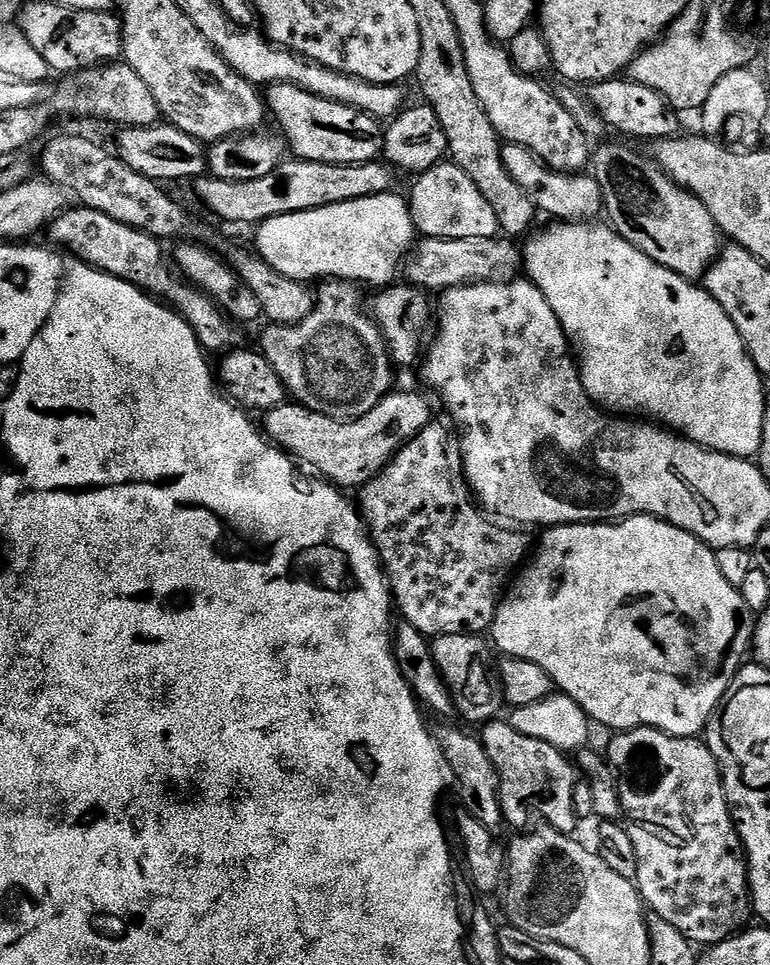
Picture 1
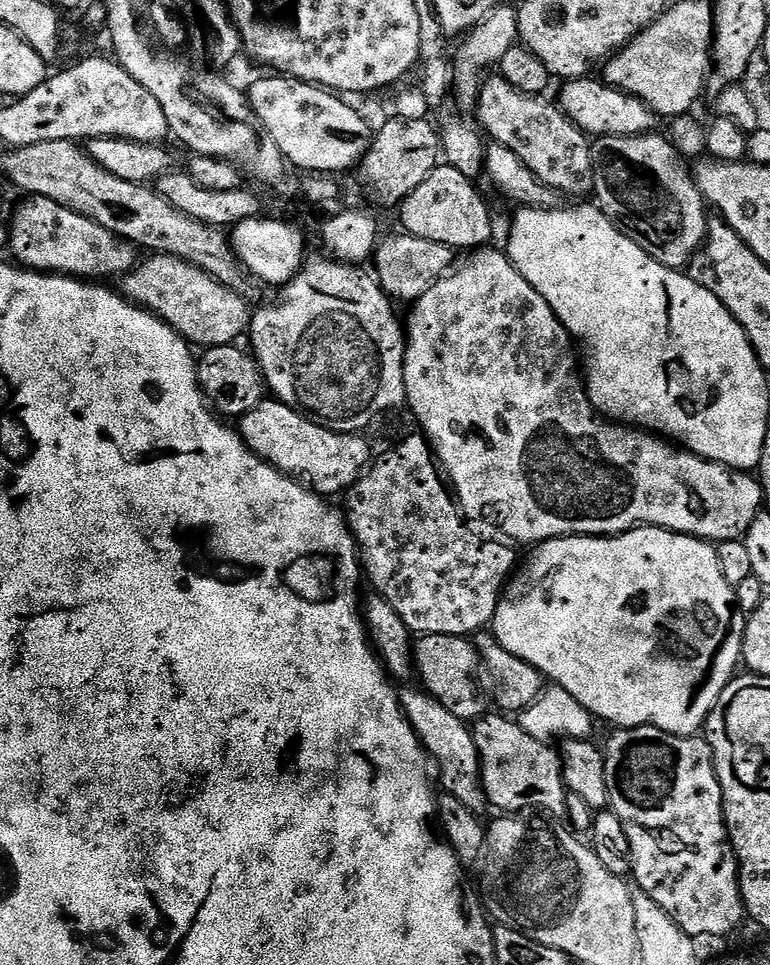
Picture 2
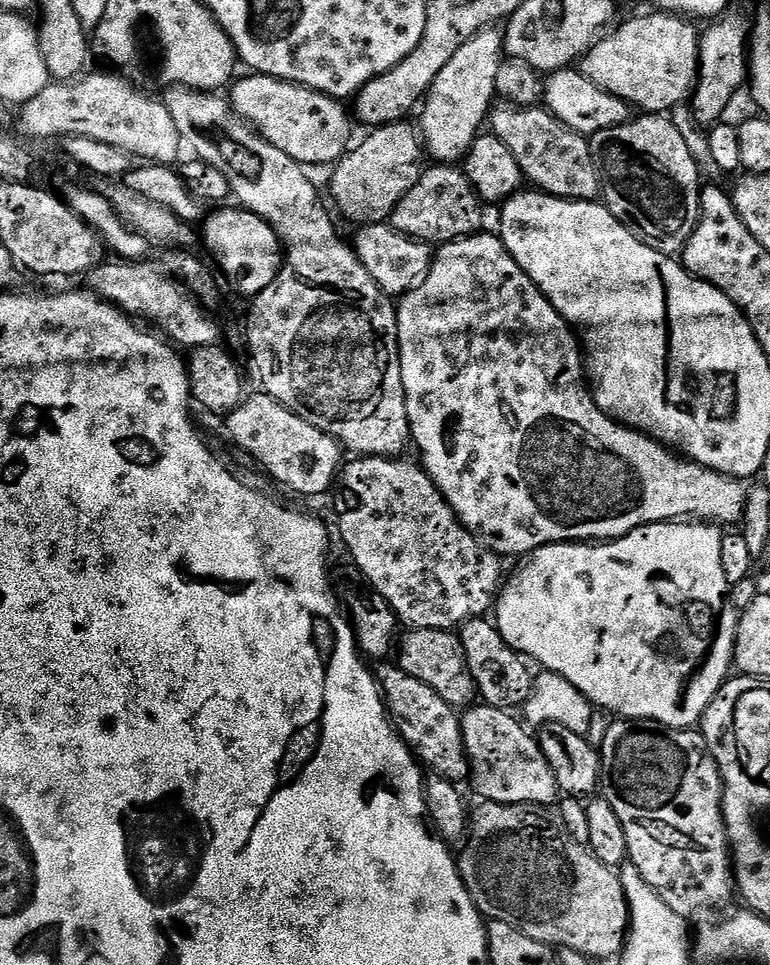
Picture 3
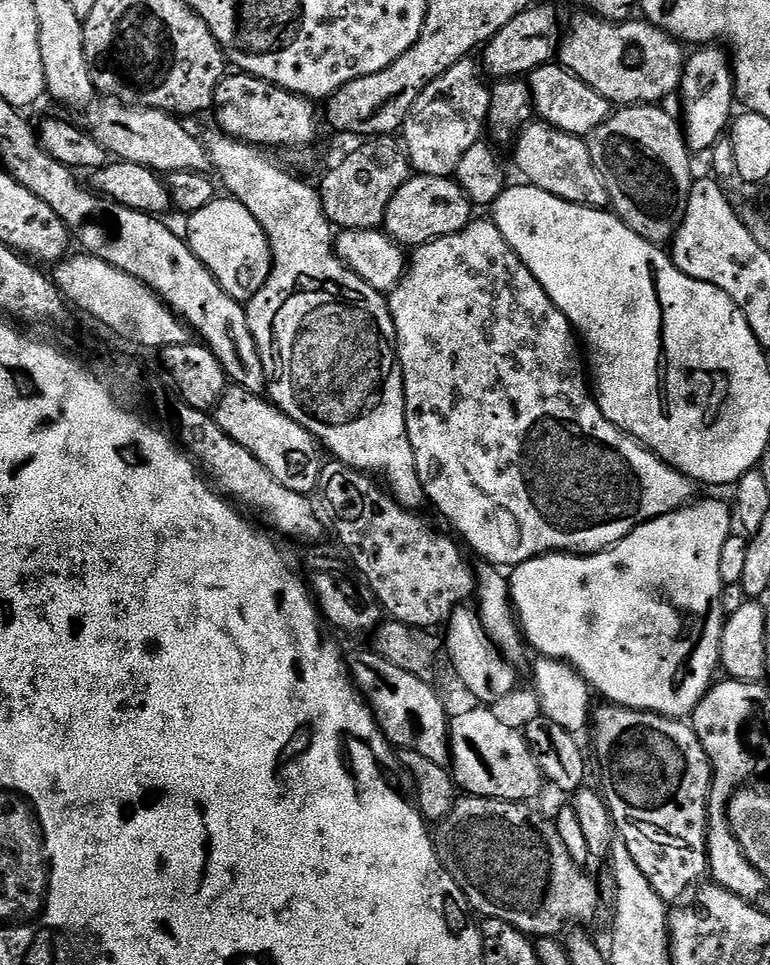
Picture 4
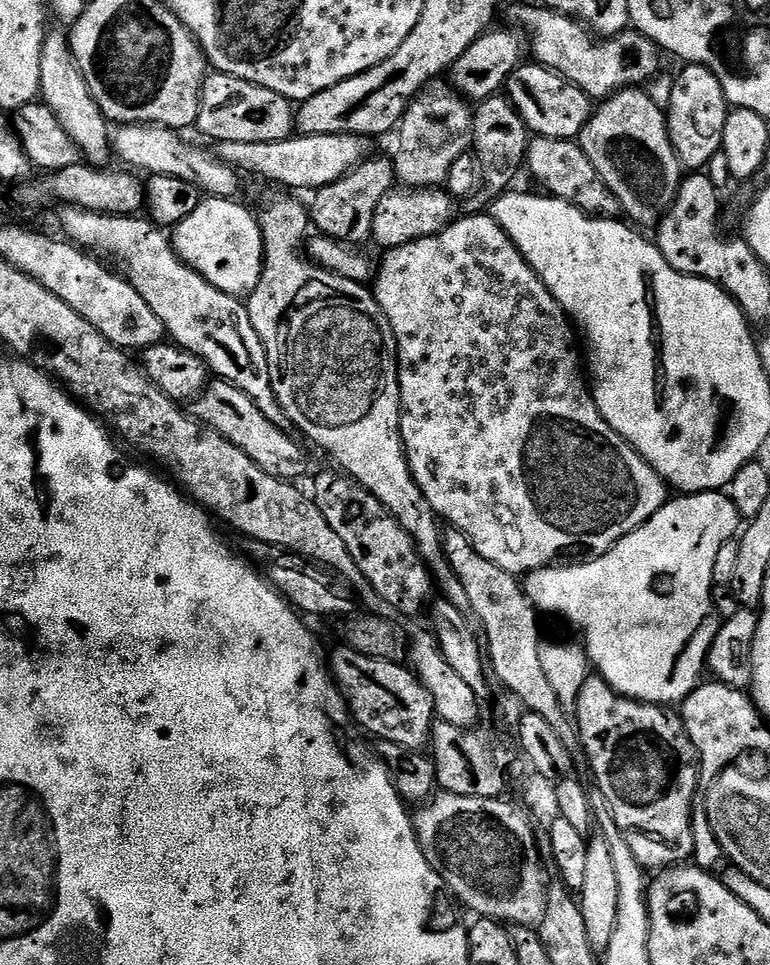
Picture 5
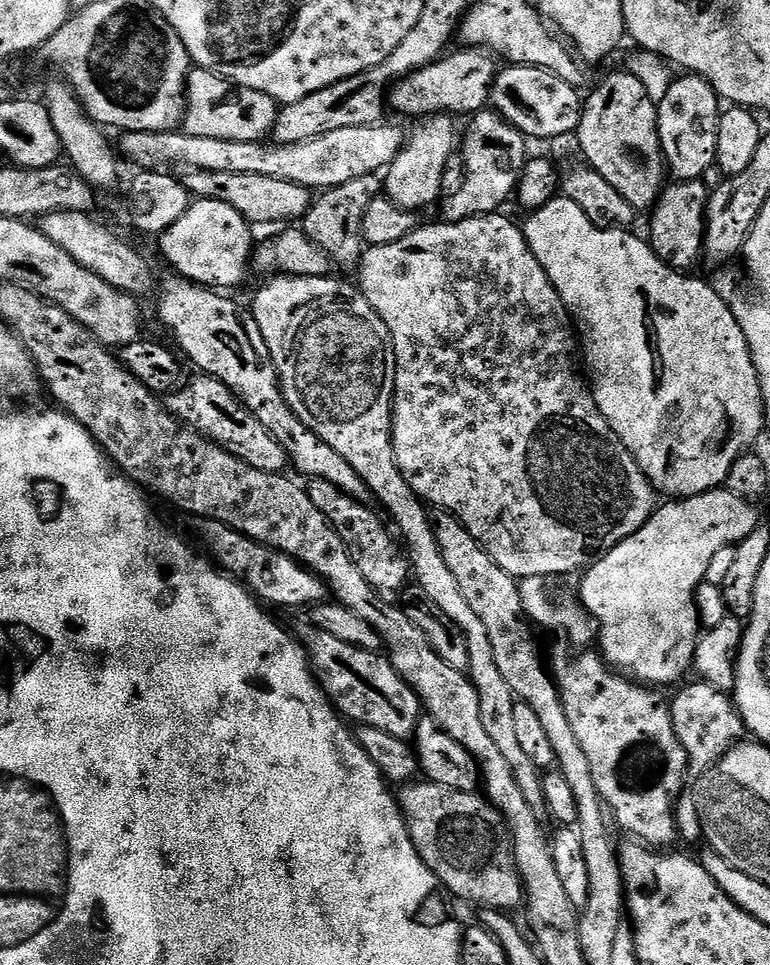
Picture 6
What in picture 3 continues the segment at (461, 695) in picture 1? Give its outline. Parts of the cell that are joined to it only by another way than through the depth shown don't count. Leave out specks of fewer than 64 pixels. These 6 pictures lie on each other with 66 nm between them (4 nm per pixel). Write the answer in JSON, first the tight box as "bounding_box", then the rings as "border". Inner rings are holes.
{"bounding_box":[398,628,478,710],"border":[[[408,628],[405,633],[405,636],[403,633],[398,640],[398,656],[400,652],[398,667],[406,674],[410,674],[410,678],[426,682],[426,686],[430,686],[430,690],[434,690],[438,698],[442,698],[453,708],[460,710],[471,705],[477,699],[478,693],[476,683],[466,666],[459,635],[455,631],[429,628]]]}

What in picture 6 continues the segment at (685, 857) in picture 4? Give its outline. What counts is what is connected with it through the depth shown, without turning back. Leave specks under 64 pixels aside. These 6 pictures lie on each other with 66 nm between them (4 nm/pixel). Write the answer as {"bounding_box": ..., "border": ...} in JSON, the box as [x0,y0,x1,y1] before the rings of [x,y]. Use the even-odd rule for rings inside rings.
{"bounding_box":[555,651,690,850],"border":[[[595,651],[588,652],[581,660],[572,660],[568,664],[568,660],[564,656],[560,656],[556,660],[555,671],[558,673],[558,687],[560,689],[560,697],[564,703],[566,710],[566,718],[570,718],[570,726],[574,729],[574,734],[578,738],[578,743],[582,745],[582,750],[586,754],[586,758],[590,758],[590,770],[594,770],[594,786],[598,786],[598,794],[604,801],[607,811],[629,832],[629,837],[635,838],[637,841],[643,842],[645,845],[651,846],[653,849],[660,850],[665,846],[663,844],[672,844],[678,840],[678,829],[676,826],[676,802],[681,796],[685,795],[686,788],[684,783],[690,780],[690,765],[688,763],[688,754],[682,742],[678,738],[678,734],[674,728],[672,721],[672,709],[667,699],[663,700],[659,696],[657,689],[652,686],[645,686],[639,682],[633,682],[627,675],[617,674],[609,665],[603,655],[597,654]]]}

